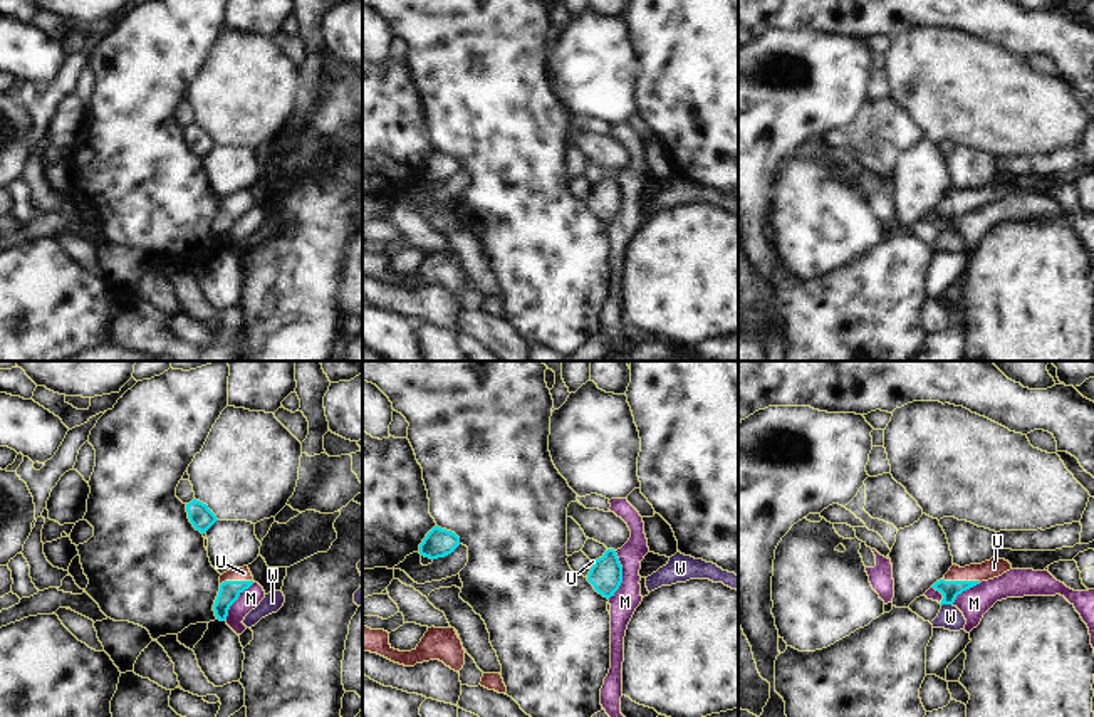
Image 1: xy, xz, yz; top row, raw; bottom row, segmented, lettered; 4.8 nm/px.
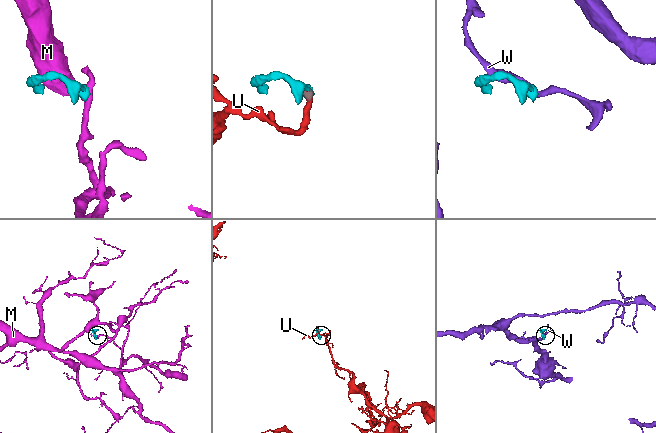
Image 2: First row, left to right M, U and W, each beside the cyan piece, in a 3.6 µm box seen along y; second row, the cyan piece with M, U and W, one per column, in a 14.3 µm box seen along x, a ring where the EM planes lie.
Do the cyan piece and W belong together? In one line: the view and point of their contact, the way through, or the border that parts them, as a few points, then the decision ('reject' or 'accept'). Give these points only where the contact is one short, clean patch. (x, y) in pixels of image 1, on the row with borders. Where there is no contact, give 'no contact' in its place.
yz (947, 603) | along yz (942, 603), (952, 605) | reject

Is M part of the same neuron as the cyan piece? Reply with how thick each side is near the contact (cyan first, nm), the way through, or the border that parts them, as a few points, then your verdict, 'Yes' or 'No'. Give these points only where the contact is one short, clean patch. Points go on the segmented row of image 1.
Thickness 160 nm (cyan) against 130 nm. Boundary: xz (616, 551), (621, 566), (621, 585), (608, 598). No.

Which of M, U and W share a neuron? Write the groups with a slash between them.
M / U / W

